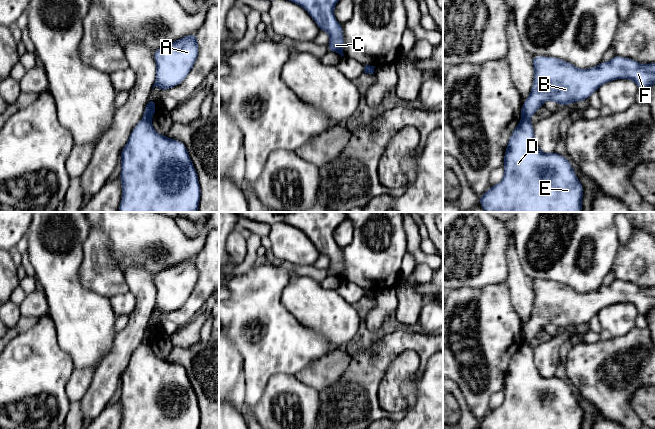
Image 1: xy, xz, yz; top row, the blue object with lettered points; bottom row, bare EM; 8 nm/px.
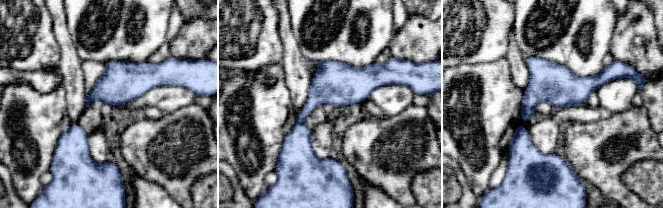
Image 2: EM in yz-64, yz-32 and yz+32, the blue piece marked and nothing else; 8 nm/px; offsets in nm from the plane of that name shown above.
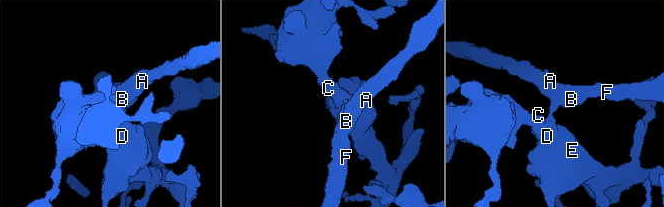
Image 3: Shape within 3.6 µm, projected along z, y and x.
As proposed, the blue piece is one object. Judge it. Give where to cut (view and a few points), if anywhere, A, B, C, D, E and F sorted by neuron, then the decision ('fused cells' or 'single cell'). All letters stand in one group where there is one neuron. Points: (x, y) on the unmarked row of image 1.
cut yz (521, 343), (528, 345); groups A B F / C D E; fused cells

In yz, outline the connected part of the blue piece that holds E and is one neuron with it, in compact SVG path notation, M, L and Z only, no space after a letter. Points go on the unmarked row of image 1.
M521 344L512 356L504 380L504 400L502 404L492 409L479 423L479 429L582 429L583 410L577 402L568 383L552 376L543 377L538 371L533 348Z

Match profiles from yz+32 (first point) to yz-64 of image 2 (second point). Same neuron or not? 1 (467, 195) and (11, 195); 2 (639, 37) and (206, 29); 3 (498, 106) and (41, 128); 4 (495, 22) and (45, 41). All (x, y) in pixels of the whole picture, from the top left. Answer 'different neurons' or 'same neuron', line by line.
1: same neuron
2: same neuron
3: same neuron
4: same neuron

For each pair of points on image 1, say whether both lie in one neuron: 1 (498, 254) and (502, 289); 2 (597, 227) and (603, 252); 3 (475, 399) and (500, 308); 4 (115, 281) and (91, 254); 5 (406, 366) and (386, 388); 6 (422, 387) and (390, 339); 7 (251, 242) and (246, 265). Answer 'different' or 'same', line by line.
1: different
2: same
3: same
4: same
5: same
6: different
7: same

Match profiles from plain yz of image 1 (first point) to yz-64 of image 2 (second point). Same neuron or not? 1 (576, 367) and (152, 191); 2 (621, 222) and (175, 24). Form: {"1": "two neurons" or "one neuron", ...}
{"1": "two neurons", "2": "one neuron"}

